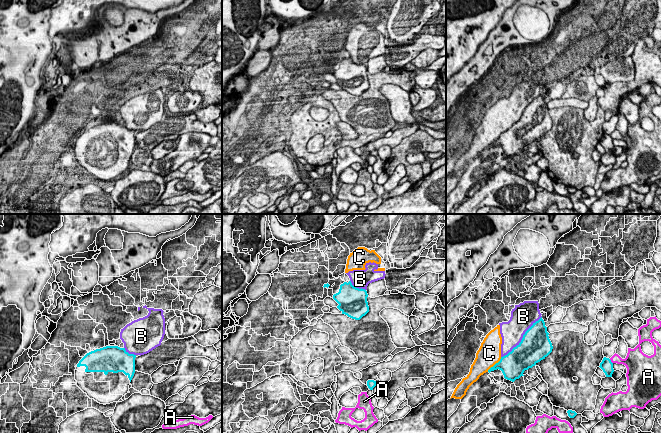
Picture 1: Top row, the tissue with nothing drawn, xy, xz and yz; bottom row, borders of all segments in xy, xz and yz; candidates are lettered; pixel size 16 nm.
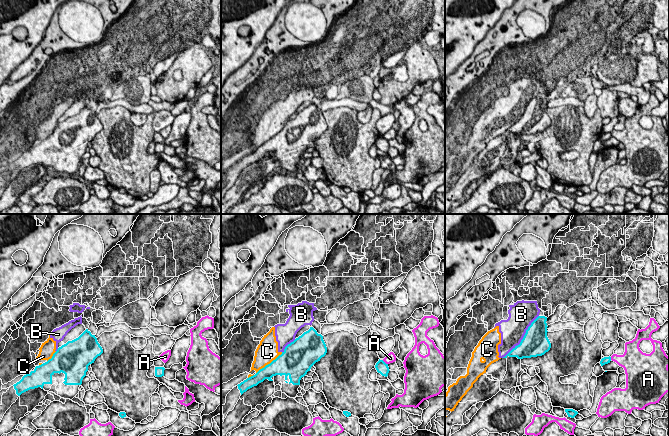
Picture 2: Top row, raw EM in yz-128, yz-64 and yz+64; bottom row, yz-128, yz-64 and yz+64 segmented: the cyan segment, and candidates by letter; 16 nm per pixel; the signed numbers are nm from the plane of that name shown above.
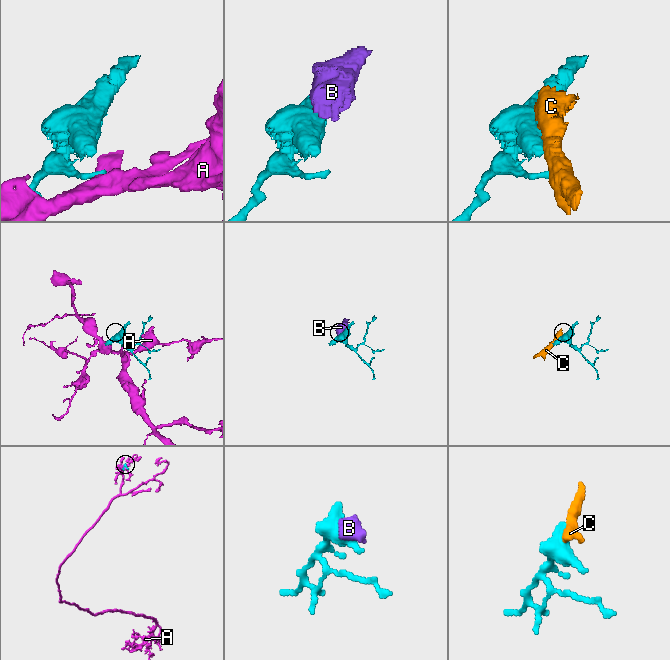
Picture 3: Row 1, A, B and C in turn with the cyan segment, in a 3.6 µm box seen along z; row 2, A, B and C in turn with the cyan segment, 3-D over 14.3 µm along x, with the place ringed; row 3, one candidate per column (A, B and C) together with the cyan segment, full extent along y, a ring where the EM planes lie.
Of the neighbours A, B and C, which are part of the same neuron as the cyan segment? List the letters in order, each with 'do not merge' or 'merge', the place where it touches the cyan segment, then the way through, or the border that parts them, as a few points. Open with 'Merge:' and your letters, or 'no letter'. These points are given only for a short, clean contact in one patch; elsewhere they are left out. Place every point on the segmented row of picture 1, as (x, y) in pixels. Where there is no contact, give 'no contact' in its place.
Merge: no letter
A: do not merge | yz (610, 361) | along yz (609, 359), (612, 363)
B: do not merge | yz (522, 338)
C: do not merge | yz (495, 364)

